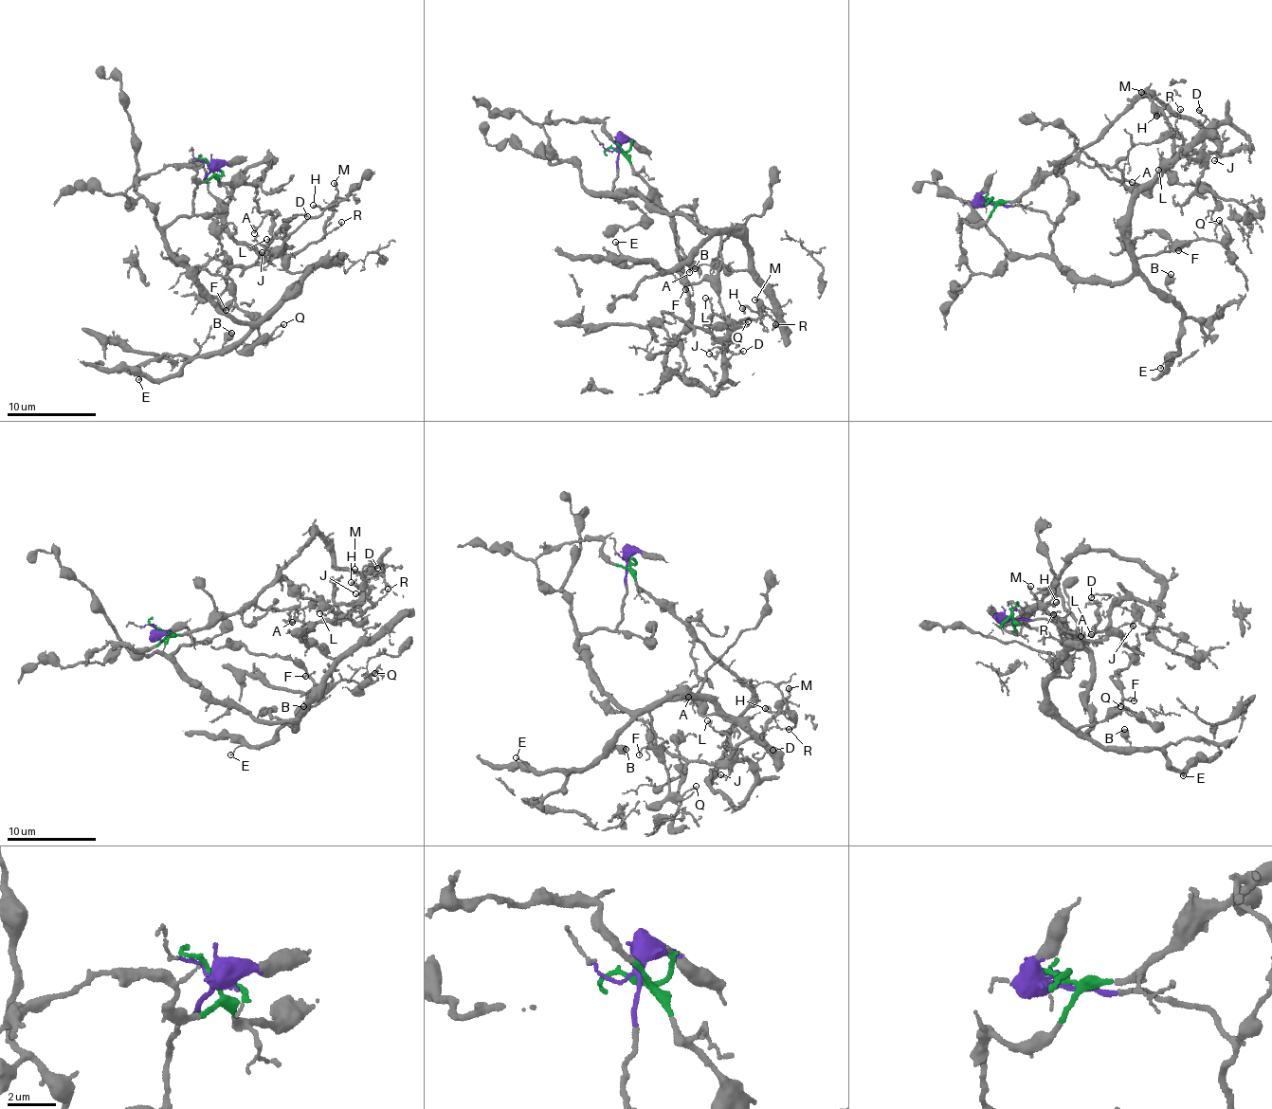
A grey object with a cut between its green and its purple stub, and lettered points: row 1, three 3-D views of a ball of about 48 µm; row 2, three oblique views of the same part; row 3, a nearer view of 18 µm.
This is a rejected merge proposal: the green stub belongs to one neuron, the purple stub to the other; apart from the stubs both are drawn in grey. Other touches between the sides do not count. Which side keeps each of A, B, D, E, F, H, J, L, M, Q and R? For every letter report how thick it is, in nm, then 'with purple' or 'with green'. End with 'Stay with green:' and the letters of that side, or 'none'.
A: 130 nm | with green
B: 600 nm | with purple
D: 150 nm | with green
E: 110 nm | with purple
F: 130 nm | with purple
H: 200 nm | with green
J: 160 nm | with green
L: 140 nm | with green
M: 200 nm | with green
Q: 130 nm | with purple
R: 120 nm | with green
Stay with green: A, D, H, J, L, M, R

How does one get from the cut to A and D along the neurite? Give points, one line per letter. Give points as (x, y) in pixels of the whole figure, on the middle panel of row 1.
A: (618, 151), (651, 188), (676, 231), (683, 260), (691, 263), (689, 273)
D: (618, 151), (661, 203), (677, 248), (691, 317), (667, 353), (669, 375), (714, 392), (722, 364), (743, 351)

